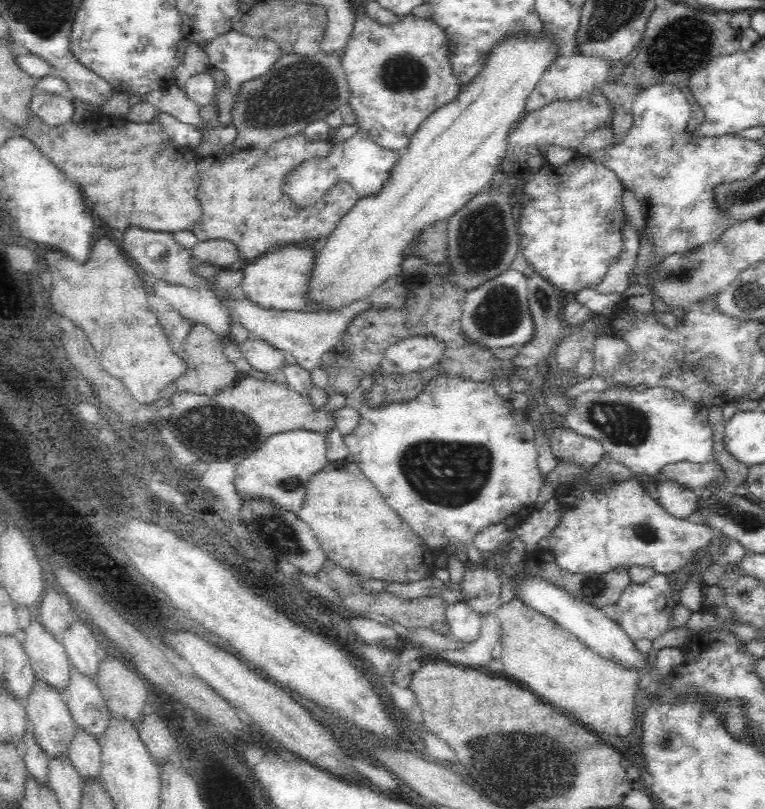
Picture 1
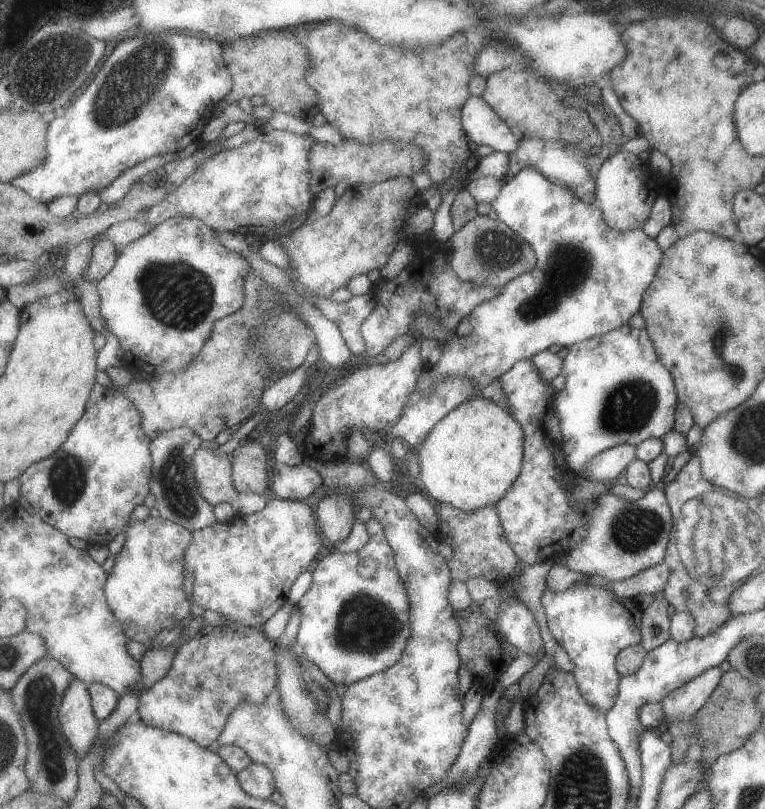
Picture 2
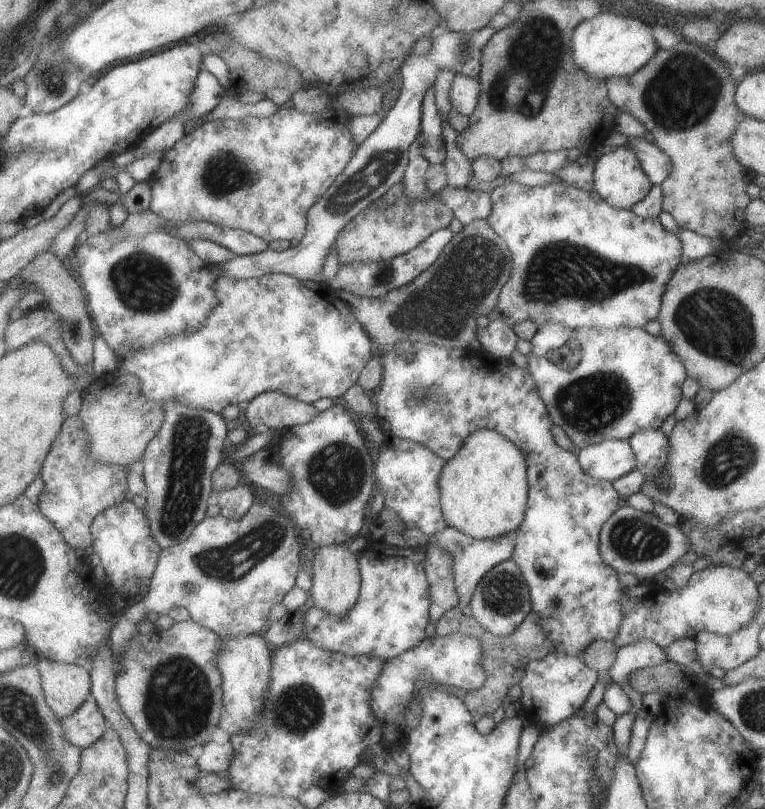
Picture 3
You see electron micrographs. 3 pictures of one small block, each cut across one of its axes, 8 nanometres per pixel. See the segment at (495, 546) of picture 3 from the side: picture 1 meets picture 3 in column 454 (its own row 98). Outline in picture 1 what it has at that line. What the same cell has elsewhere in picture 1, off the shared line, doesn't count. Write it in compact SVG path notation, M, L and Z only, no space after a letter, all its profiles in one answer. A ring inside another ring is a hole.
M580 54L580 56L570 56L570 58L558 58L556 62L548 64L546 70L542 72L542 78L538 80L538 84L532 88L532 92L528 94L528 100L524 102L524 112L534 112L536 108L558 100L558 98L572 98L572 96L580 96L582 92L588 92L590 88L602 86L604 80L608 78L610 68L614 66L614 58L610 56L600 56L600 54Z

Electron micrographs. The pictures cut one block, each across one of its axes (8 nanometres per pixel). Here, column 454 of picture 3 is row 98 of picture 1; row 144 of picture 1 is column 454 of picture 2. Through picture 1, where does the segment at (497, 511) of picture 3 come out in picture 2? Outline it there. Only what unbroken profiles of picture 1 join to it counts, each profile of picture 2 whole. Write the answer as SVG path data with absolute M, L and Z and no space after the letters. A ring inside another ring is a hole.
M479 396L475 400L463 402L459 408L449 412L437 426L435 432L427 438L419 454L421 466L421 490L437 504L451 504L461 512L475 512L485 506L499 506L503 496L511 492L513 484L519 480L525 464L525 448L527 448L527 434L523 424L519 424L509 408Z

